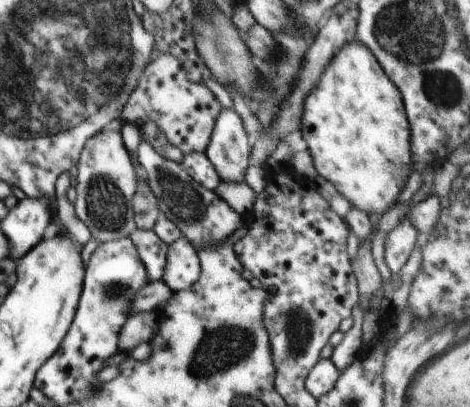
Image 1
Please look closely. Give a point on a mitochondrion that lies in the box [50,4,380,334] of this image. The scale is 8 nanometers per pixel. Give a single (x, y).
(182, 201)

